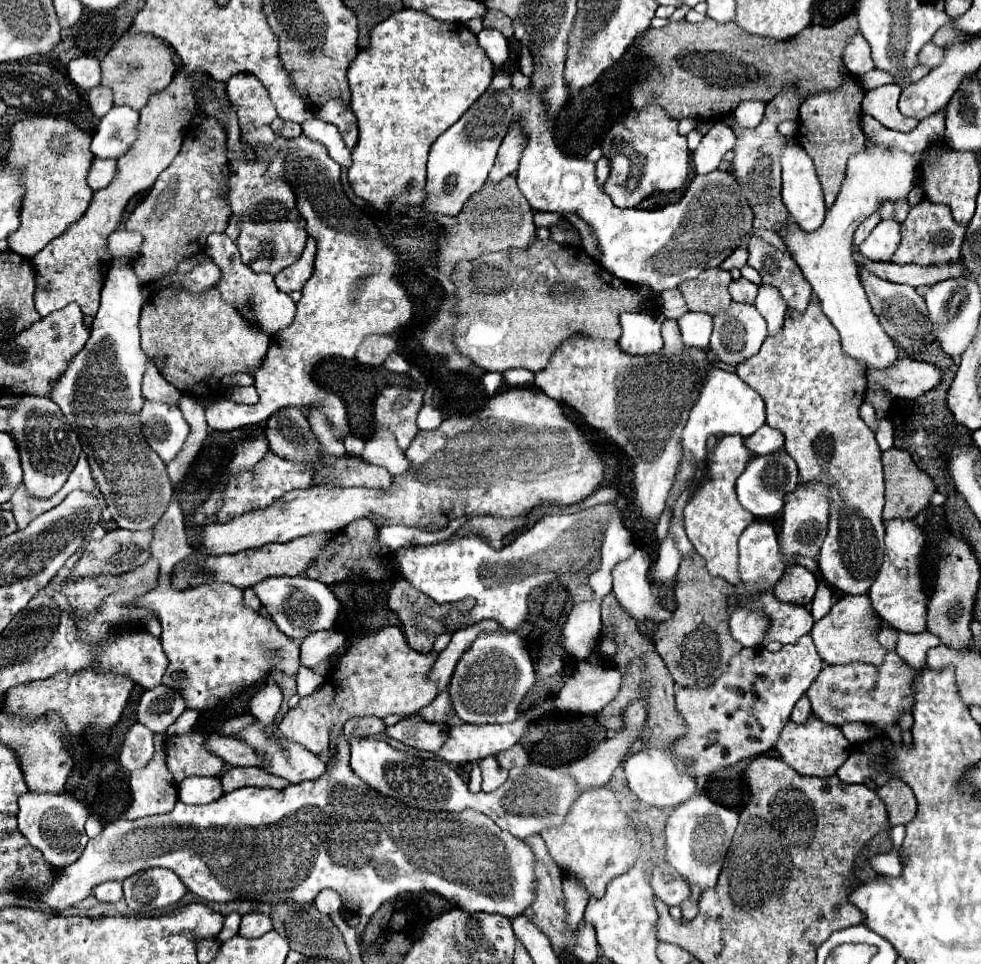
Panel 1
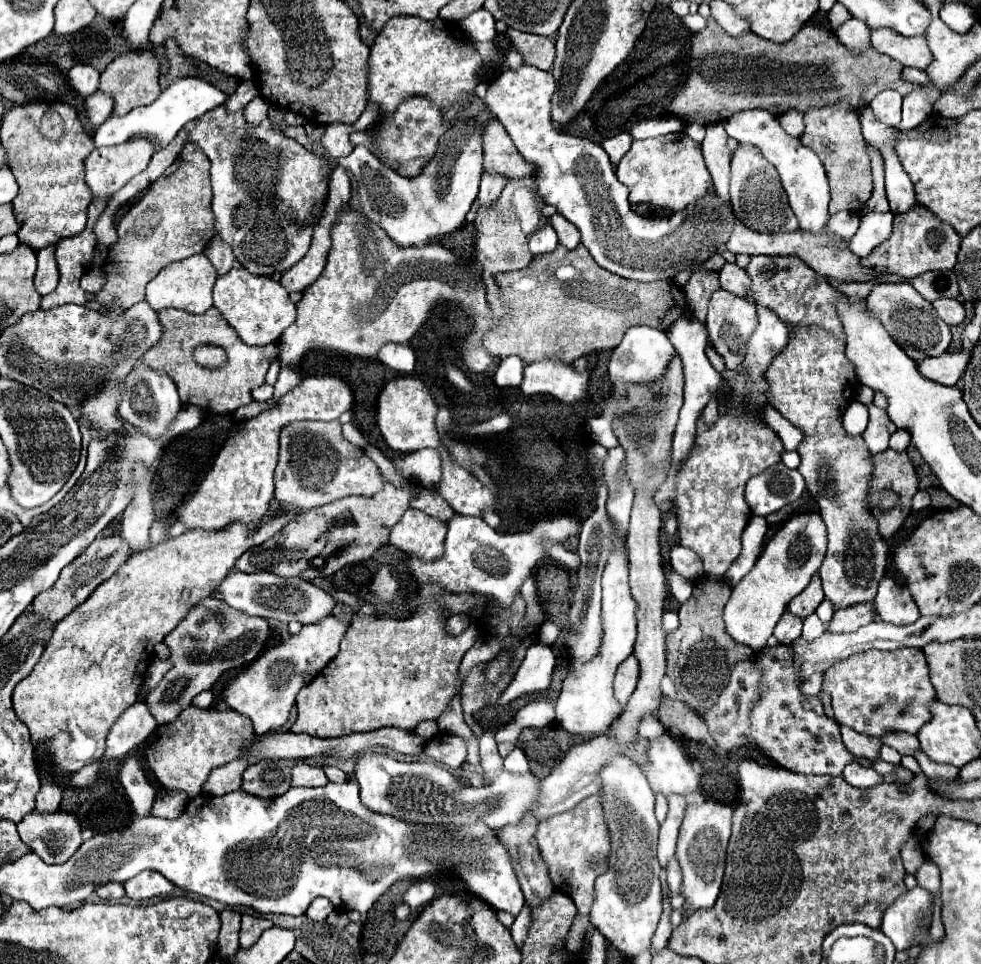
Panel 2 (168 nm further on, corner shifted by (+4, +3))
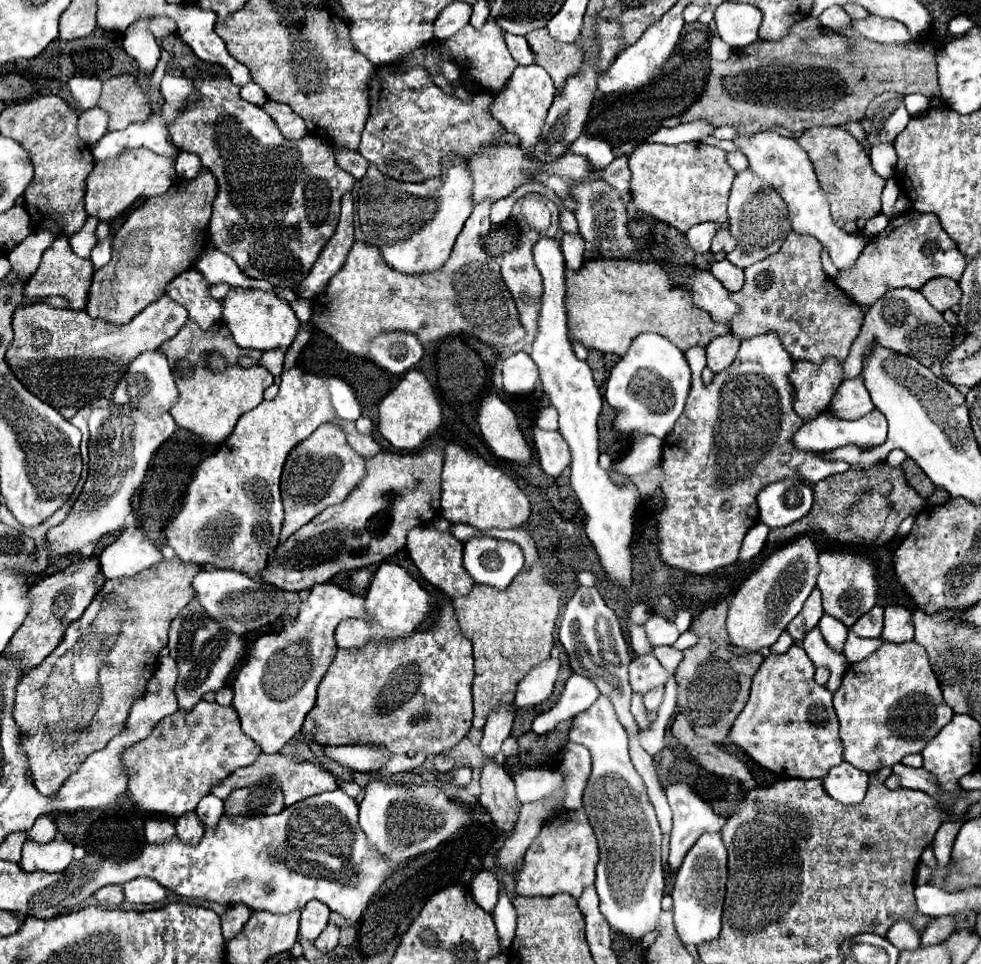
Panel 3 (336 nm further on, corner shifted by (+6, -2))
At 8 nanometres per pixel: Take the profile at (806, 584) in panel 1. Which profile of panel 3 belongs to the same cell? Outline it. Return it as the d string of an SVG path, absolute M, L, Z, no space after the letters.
M814 589L812 595L806 599L802 611L790 621L788 625L788 633L794 639L794 643L800 645L800 641L804 639L804 635L814 629L820 621L820 617L824 615L822 611L822 597L820 597L820 589Z

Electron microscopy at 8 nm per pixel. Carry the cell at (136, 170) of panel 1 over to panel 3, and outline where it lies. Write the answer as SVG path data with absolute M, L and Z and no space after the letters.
M88 217L84 227L74 233L70 237L70 245L72 245L72 251L78 255L78 257L90 257L90 251L94 249L94 245L98 243L96 239L96 227L98 227L98 219L96 217Z

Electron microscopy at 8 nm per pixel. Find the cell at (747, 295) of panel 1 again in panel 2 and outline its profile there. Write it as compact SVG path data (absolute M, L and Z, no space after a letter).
M726 264L720 270L720 284L724 290L748 298L750 296L750 276L746 270L738 268L736 264Z

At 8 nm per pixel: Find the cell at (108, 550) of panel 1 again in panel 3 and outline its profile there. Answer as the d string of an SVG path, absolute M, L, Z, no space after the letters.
M90 557L90 559L82 559L74 565L70 565L68 569L48 575L44 579L40 579L38 583L34 583L28 589L30 595L30 611L24 619L24 623L20 625L20 629L14 633L8 649L6 649L6 657L8 659L18 659L20 661L20 669L22 671L30 671L36 665L40 665L44 661L44 657L48 657L56 645L62 641L68 625L76 619L82 617L82 613L86 611L86 607L92 603L94 595L96 595L96 585L94 579L100 575L100 563L98 559Z

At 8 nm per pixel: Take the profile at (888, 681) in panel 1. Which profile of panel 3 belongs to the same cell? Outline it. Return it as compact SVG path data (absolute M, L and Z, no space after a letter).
M884 643L880 651L868 659L850 665L844 673L840 689L834 693L834 709L840 721L840 739L844 745L844 759L854 767L874 773L882 767L892 767L900 763L906 755L922 753L924 745L940 733L940 729L954 717L954 711L946 705L938 679L928 663L928 655L922 645L910 643Z

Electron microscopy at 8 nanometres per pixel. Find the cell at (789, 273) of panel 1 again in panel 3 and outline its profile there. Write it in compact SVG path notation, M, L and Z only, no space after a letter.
M788 233L782 249L760 263L754 263L752 267L746 267L746 281L744 287L738 293L730 293L730 299L740 307L736 317L730 323L732 335L738 339L750 339L768 331L774 331L784 349L792 355L794 361L810 361L814 365L820 365L826 357L836 357L838 361L844 361L848 357L852 341L858 337L864 313L862 309L850 301L850 297L836 287L836 283L824 273L820 265L820 251L822 245L814 241L812 235L800 235L800 233Z

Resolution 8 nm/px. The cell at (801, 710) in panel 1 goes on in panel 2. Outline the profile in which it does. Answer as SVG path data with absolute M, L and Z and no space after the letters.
M822 674L810 676L806 682L802 682L802 694L804 696L818 696L820 684L822 684Z

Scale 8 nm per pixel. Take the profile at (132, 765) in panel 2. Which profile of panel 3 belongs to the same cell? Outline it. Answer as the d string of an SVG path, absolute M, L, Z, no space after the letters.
M150 819L146 821L146 841L148 843L164 843L176 835L174 825L170 821Z

